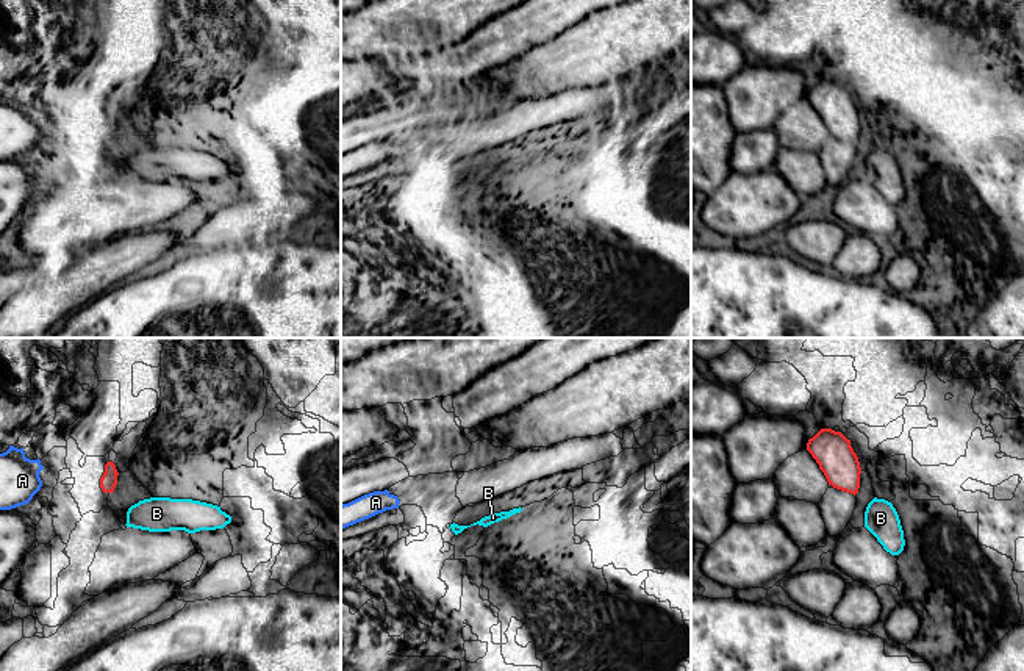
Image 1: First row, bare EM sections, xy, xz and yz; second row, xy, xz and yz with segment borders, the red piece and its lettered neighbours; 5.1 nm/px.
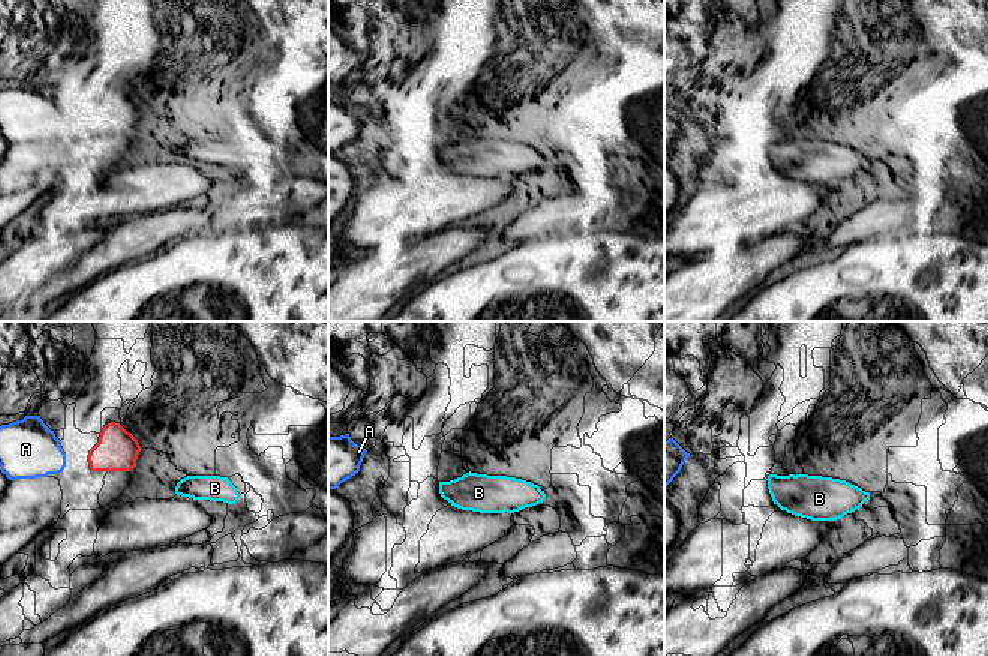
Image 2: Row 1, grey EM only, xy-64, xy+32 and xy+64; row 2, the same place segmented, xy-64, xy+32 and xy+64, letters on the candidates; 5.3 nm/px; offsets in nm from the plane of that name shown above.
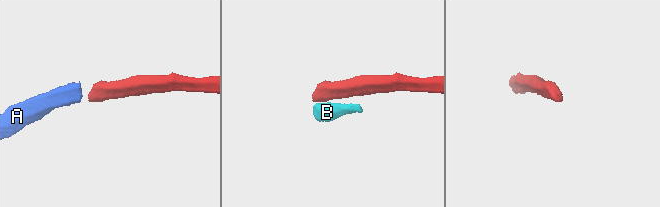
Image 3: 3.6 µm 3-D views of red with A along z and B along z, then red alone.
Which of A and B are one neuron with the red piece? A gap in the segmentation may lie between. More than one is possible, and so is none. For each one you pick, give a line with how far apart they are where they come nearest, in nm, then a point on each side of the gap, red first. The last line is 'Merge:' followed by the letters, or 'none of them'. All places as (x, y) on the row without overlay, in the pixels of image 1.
A: 300 nm | xy (100, 129), (42, 118)
Merge: A

